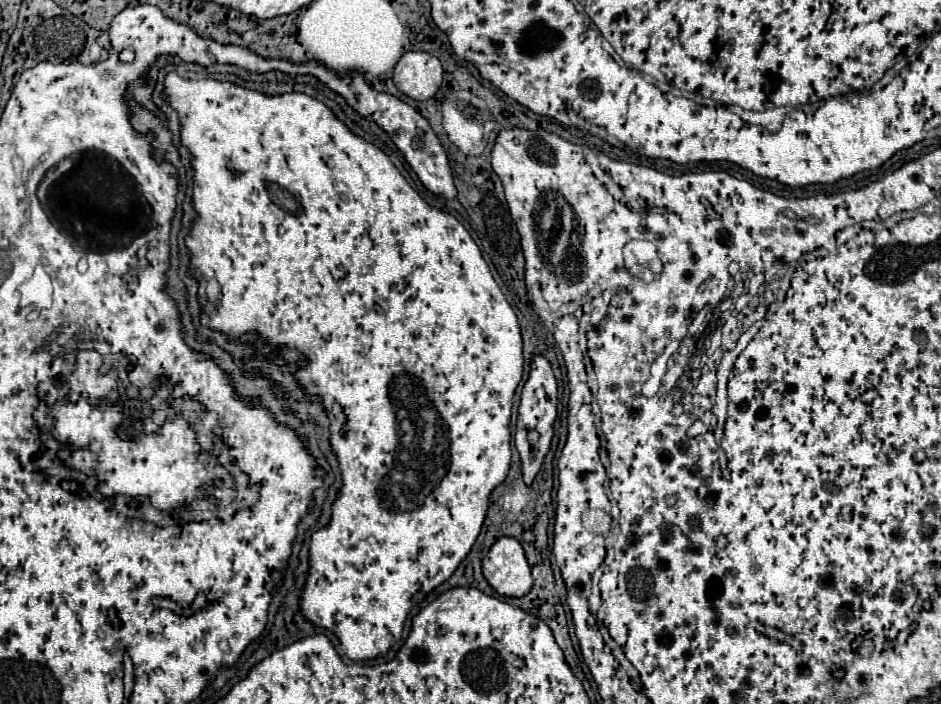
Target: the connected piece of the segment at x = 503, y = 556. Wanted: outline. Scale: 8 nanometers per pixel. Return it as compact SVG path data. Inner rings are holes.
M502 537L490 547L482 559L482 573L490 587L504 597L524 597L532 589L524 549L512 537Z

